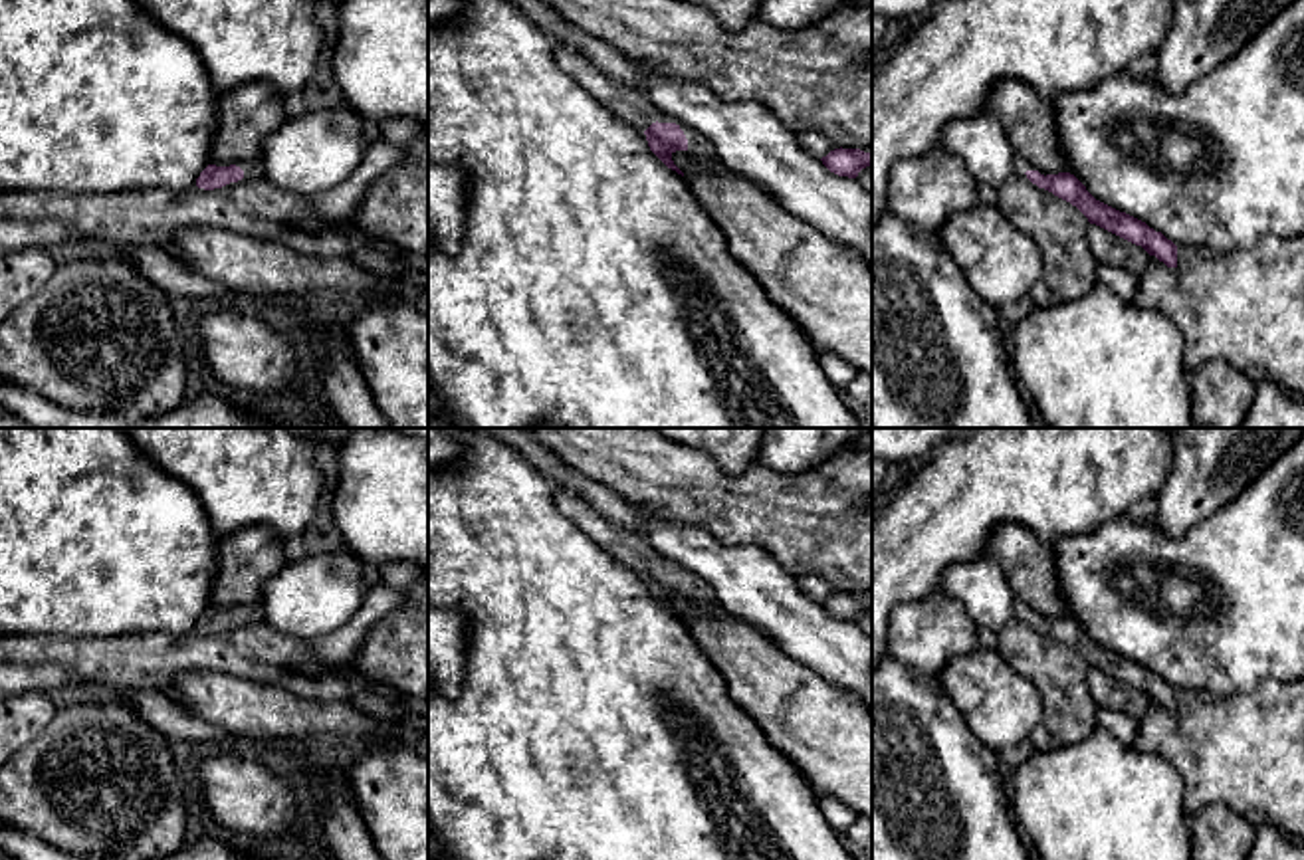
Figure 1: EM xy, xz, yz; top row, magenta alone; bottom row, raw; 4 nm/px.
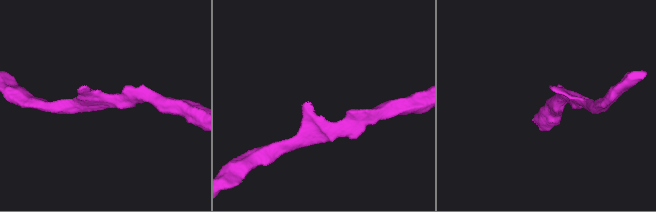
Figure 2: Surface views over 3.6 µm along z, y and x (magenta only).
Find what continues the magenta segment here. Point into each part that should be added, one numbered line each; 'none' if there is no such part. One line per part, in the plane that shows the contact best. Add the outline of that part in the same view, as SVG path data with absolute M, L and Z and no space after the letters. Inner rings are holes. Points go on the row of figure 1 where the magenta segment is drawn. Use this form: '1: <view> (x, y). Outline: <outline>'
1: xz (635, 107). Outline: M549 36L553 44L553 55L563 71L567 71L583 89L587 89L597 101L606 105L614 115L630 123L632 127L646 131L652 123L676 123L688 139L688 155L706 168L719 162L715 159L713 145L696 129L690 129L676 117L658 109L652 99L628 85L612 81L595 61L583 54L571 42Z

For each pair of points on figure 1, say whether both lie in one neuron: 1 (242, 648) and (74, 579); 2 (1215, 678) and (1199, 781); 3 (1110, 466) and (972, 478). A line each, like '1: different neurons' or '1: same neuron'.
1: different neurons
2: different neurons
3: same neuron

